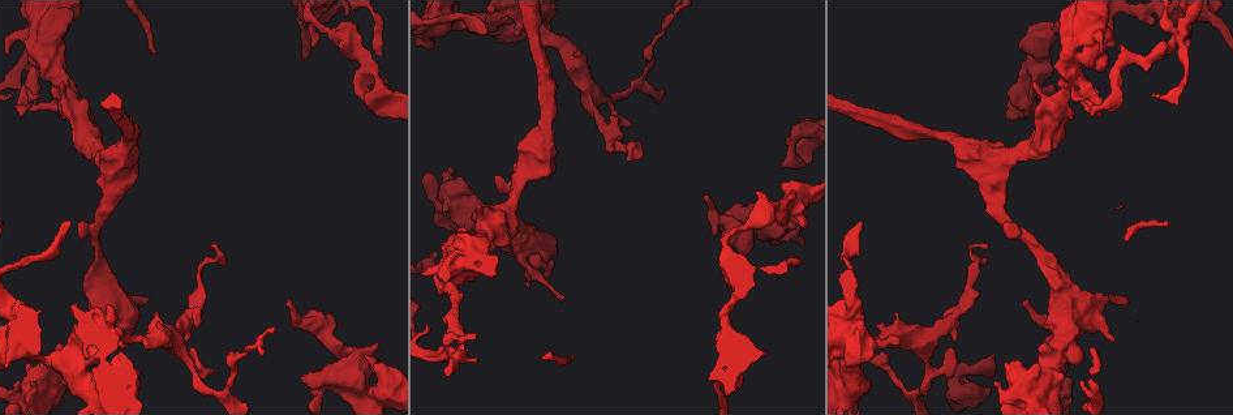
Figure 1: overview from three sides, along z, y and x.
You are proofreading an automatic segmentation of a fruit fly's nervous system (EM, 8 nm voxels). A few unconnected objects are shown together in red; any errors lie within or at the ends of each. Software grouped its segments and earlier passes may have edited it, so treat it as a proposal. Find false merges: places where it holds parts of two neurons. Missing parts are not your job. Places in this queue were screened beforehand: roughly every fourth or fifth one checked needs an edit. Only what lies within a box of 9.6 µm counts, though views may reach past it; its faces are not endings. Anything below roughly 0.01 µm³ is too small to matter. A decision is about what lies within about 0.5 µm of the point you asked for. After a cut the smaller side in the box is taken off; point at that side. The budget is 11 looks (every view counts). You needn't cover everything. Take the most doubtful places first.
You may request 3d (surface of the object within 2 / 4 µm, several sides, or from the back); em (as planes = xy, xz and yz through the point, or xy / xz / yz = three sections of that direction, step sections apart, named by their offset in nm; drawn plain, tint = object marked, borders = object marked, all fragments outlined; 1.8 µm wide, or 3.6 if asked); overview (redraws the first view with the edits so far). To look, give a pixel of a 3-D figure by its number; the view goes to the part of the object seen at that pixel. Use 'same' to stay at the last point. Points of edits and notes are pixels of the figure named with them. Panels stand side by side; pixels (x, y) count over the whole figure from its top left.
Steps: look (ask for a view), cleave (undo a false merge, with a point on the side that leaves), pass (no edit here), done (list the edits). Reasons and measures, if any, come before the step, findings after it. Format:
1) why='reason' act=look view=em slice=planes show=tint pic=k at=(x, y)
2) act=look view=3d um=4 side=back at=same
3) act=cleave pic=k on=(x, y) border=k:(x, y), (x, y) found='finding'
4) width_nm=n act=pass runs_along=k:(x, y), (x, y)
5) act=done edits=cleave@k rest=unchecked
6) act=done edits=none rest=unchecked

why='sharp bend' act=look view=em slice=yz step=8 show=tint pic=1 at=(322, 392)

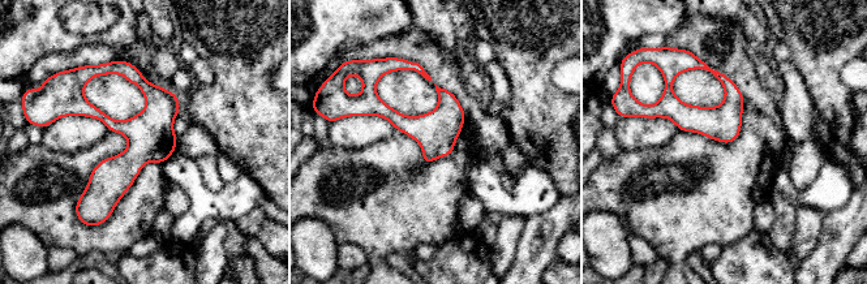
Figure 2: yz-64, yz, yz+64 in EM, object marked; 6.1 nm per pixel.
width_nm=220 act=pass found='one neuron here'

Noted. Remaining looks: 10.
why='sudden change in width' act=look view=em um=3.6 slice=planes show=tint pic=1 at=(1086, 34)

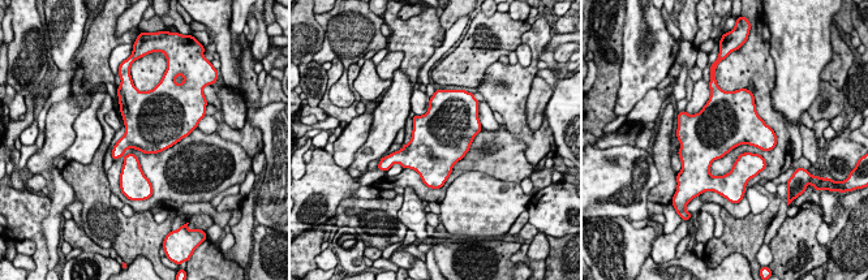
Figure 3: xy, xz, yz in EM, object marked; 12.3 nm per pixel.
act=pass found='all the same neuron'

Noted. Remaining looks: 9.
why='sharp bend' act=look view=em slice=xy step=16 show=tint pic=1 at=(780, 206)

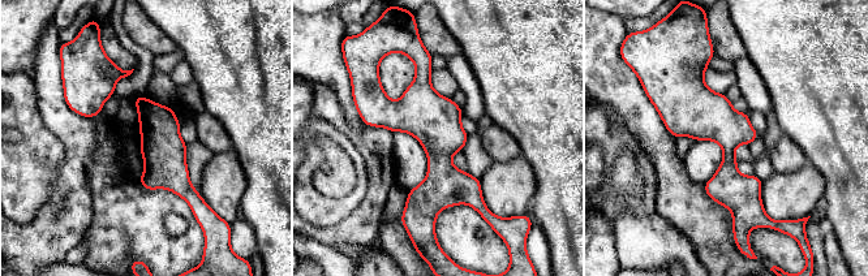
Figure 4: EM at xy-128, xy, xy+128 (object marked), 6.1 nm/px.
act=pass runs_along=4:(424, 64), (432, 219) found='all the same neuron'

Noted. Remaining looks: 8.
why='abrupt turn' act=look view=em slice=planes show=plain pic=1 at=(97, 225)

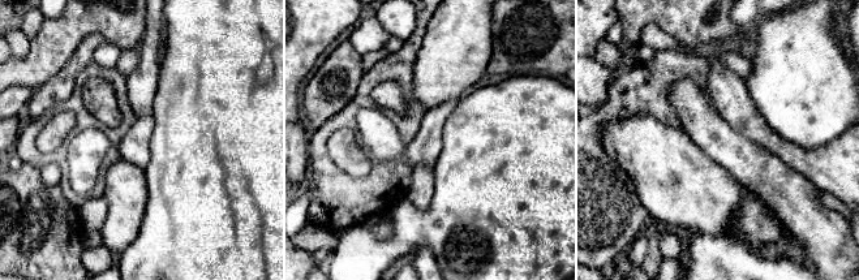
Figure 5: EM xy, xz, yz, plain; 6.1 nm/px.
why='with the object marked' act=look view=em slice=planes show=tint at=same

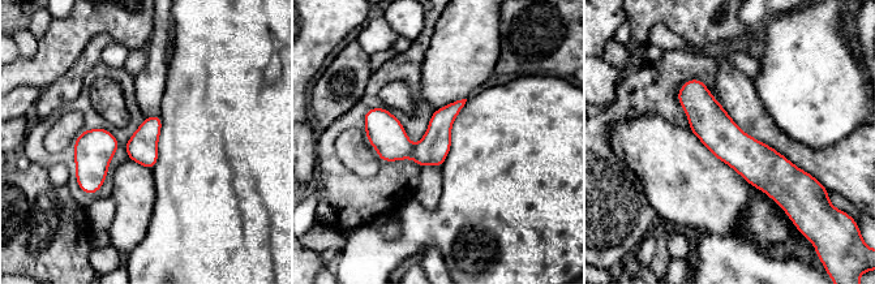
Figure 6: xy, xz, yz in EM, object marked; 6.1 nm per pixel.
act=pass found='all the same neuron'

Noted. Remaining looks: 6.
why='four arms meet' act=look view=em slice=xy step=4 show=tint pic=1 at=(1181, 37)

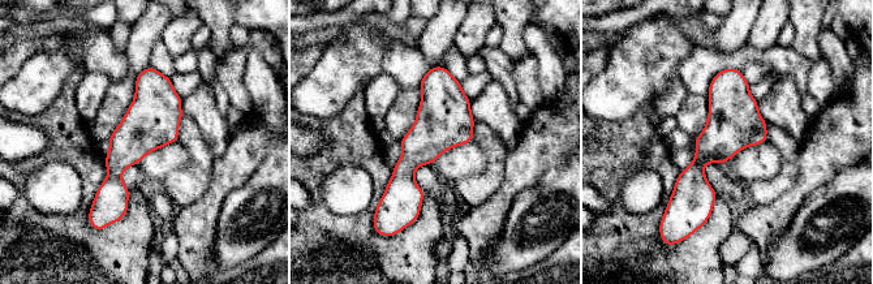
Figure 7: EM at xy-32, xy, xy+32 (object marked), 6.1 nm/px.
act=pass found='all the same neuron'

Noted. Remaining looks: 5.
act=done edits=none rest=unchecked

